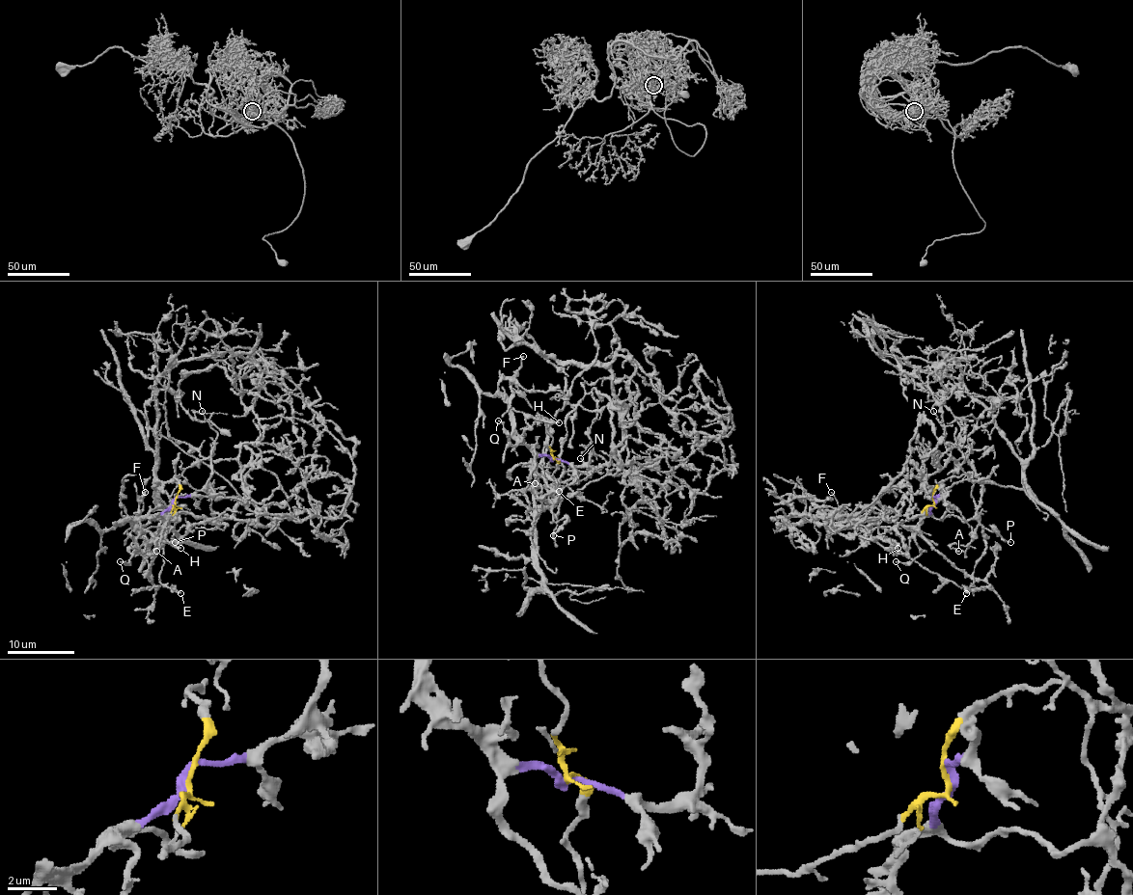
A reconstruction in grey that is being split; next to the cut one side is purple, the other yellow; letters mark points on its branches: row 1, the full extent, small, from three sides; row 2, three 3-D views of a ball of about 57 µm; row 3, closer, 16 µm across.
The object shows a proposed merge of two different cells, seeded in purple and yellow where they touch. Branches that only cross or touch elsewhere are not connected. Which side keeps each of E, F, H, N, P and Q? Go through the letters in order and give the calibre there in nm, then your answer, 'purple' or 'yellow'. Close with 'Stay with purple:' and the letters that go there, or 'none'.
E: 280 nm | purple
F: 140 nm | purple
H: 240 nm | purple
N: 120 nm | yellow
P: 150 nm | purple
Q: 170 nm | purple
Stay with purple: E, F, H, P, Q

